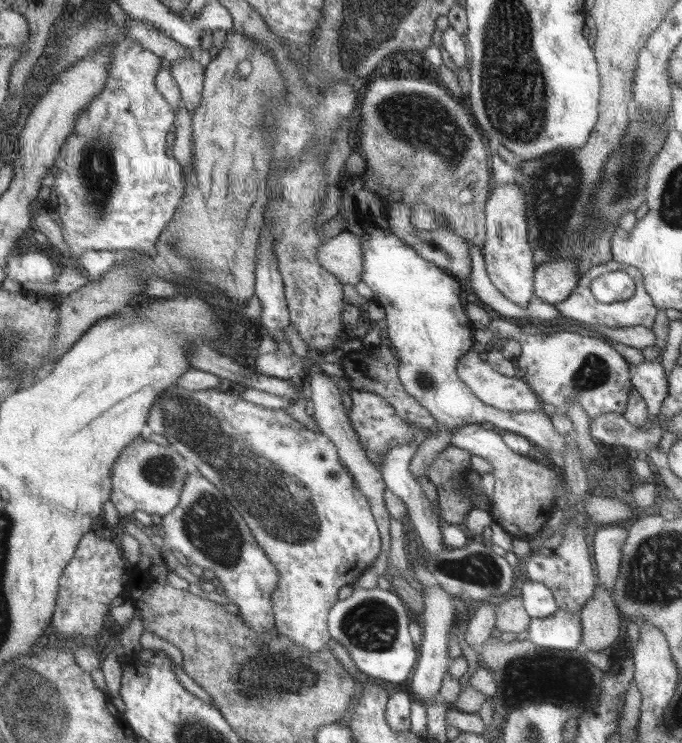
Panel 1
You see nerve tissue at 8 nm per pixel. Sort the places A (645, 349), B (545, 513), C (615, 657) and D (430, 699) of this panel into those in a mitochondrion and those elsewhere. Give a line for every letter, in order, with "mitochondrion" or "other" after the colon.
A: other
B: other
C: other
D: other

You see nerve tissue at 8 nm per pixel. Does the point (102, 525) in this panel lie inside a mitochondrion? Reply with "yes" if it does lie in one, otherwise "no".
no

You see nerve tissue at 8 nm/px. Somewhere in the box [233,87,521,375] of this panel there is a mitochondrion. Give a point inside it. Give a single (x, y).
(415, 120)

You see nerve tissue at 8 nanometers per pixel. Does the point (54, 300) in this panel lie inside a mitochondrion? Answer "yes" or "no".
no

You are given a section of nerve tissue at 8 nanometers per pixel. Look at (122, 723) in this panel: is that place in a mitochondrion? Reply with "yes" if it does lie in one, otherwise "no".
no

